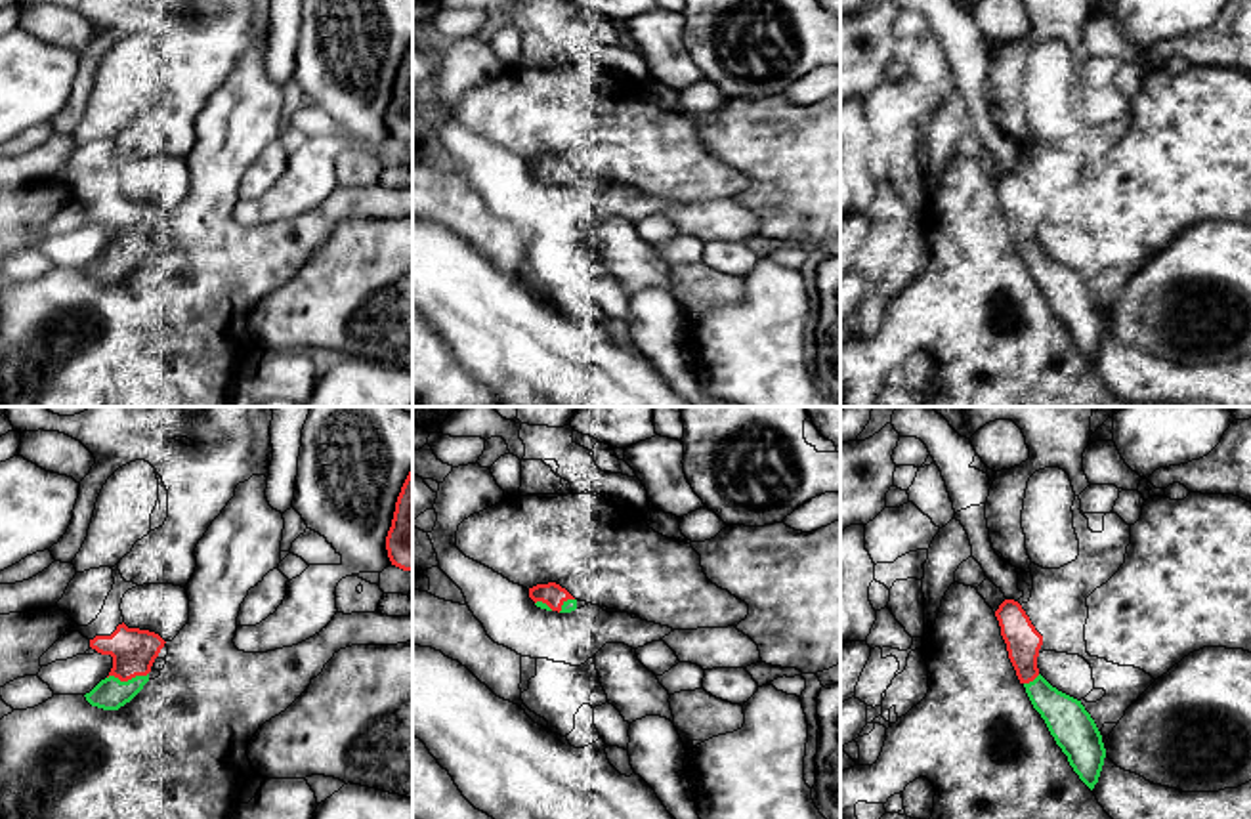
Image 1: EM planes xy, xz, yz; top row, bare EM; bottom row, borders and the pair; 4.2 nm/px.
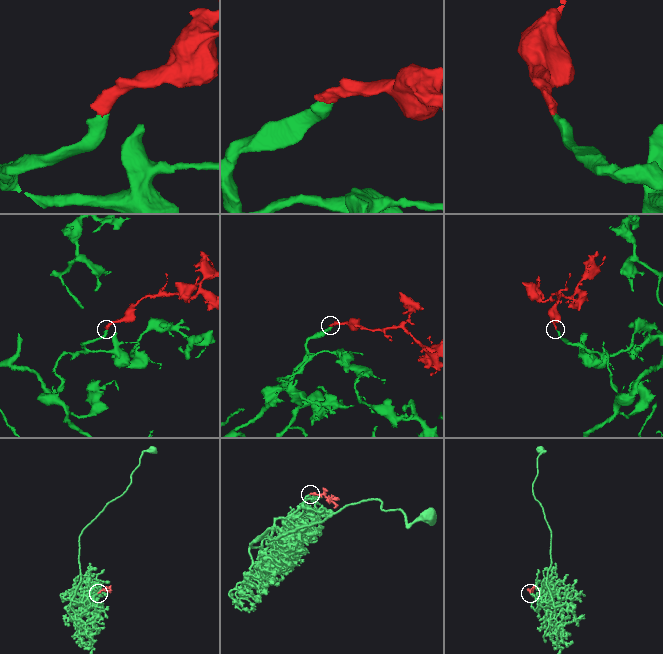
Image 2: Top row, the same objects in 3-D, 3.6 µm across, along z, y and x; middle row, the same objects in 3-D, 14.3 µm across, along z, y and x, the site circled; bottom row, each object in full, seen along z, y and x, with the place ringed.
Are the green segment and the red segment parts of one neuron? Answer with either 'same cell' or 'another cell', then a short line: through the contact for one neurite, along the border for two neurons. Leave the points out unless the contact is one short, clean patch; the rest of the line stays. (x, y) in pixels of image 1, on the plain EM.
same cell; line xy (111, 266), (128, 252), (132, 222)

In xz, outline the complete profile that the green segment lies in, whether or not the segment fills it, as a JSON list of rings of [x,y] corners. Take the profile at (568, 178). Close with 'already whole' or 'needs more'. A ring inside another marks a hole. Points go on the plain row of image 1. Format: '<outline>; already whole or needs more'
[[[556,155],[529,160],[529,170],[546,183],[571,185],[577,181],[577,172]]]; needs more

